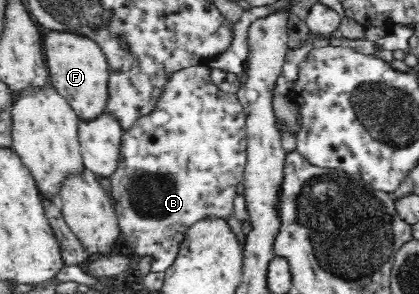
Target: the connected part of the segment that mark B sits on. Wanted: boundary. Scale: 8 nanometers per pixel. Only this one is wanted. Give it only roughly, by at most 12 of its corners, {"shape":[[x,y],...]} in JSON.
{"shape":[[208,67],[122,139],[119,230],[151,270],[233,213],[246,115]]}

